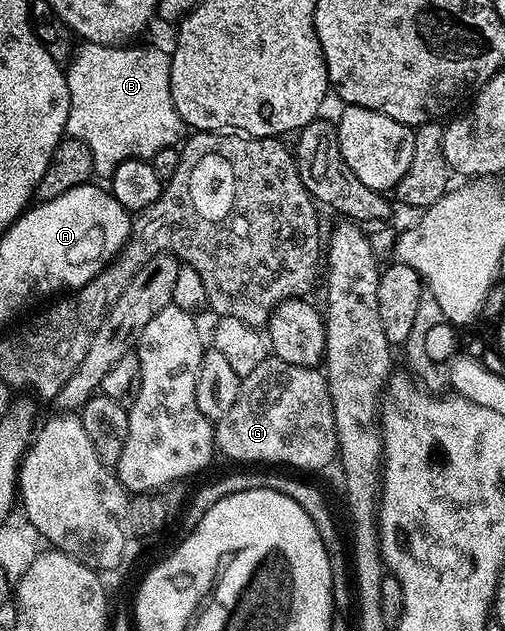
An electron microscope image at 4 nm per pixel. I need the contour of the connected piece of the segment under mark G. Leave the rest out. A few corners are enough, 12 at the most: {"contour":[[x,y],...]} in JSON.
{"contour":[[267,357],[215,423],[241,465],[339,455],[317,367]]}

